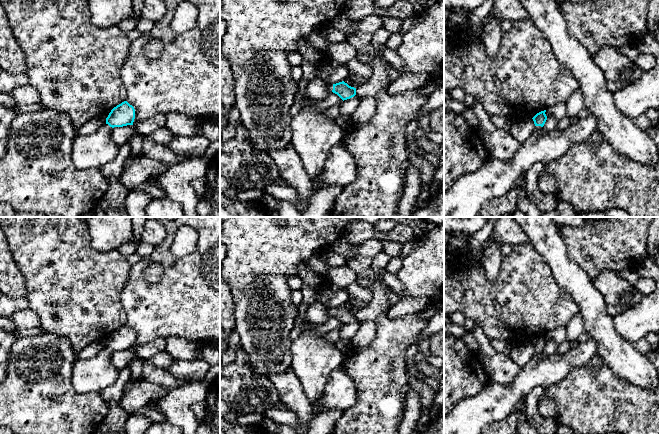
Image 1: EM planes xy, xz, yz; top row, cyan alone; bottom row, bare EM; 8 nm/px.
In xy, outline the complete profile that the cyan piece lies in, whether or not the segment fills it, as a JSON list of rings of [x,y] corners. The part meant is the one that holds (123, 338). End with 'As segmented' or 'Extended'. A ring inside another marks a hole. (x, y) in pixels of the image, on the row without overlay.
[[[127,325],[114,331],[106,342],[106,348],[94,357],[76,359],[71,382],[77,393],[88,394],[101,392],[115,384],[119,370],[112,363],[112,353],[133,349],[135,333]]]. Extended

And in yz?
[[[541,335],[532,342],[535,353],[511,384],[488,380],[478,394],[456,403],[444,416],[444,434],[480,434],[485,425],[513,413],[517,404],[534,388],[541,386],[546,389],[562,380],[572,368],[583,366],[599,355],[597,344],[591,338],[564,354],[545,355],[545,336]]]. Extended

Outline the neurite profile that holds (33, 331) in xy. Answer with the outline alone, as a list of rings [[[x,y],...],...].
[[[41,326],[25,328],[25,329],[18,330],[17,337],[36,336],[36,335],[42,334],[43,332],[44,332],[44,330]]]

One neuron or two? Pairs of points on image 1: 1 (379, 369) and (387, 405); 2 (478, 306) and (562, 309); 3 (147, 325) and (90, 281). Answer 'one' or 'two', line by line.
1: one
2: one
3: two

